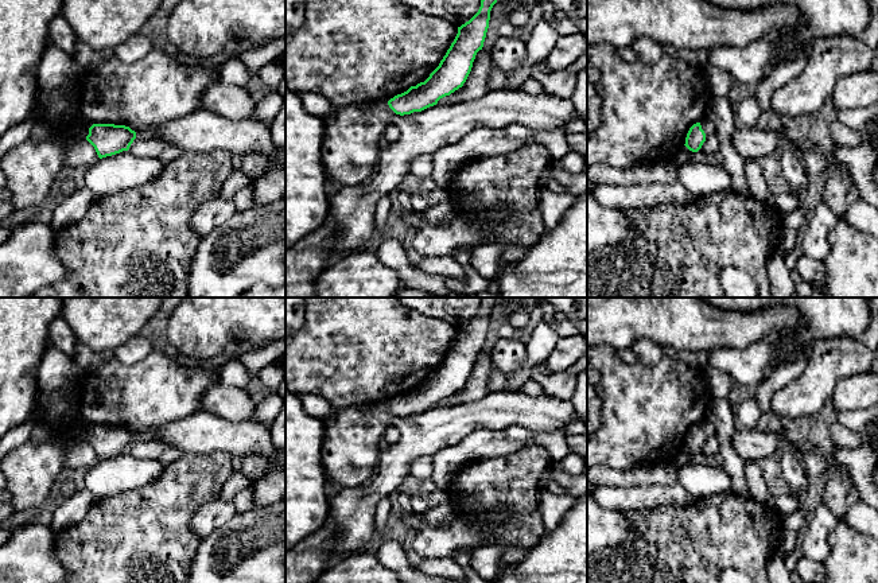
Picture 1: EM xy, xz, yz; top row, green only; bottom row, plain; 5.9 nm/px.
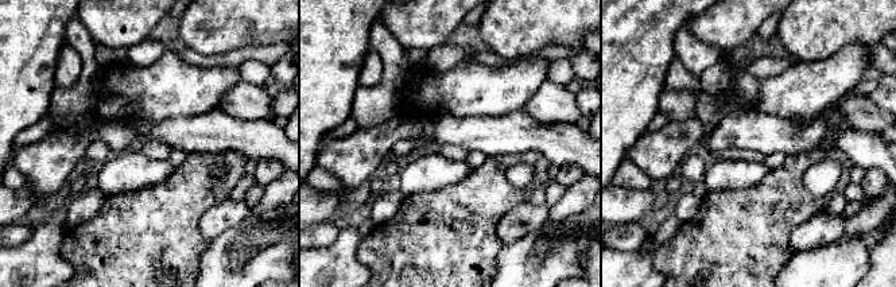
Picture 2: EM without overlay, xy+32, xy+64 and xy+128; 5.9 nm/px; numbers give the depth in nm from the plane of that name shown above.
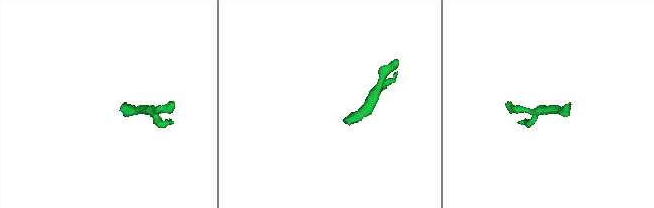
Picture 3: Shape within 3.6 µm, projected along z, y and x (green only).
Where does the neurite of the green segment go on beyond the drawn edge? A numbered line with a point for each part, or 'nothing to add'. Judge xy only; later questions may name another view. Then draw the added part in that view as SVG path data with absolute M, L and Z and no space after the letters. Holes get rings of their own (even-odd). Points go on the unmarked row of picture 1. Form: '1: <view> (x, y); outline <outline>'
1: xy (32, 471); outline M77 423L61 430L55 442L27 442L9 451L0 460L0 470L7 479L5 491L11 497L16 517L31 517L36 508L44 506L50 501L59 481L65 477L63 463L67 452L74 444L86 440L88 436L88 425Z

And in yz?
1: yz (707, 427); outline M703 420L700 423L702 431L704 432L706 438L715 435L715 427L711 421Z

